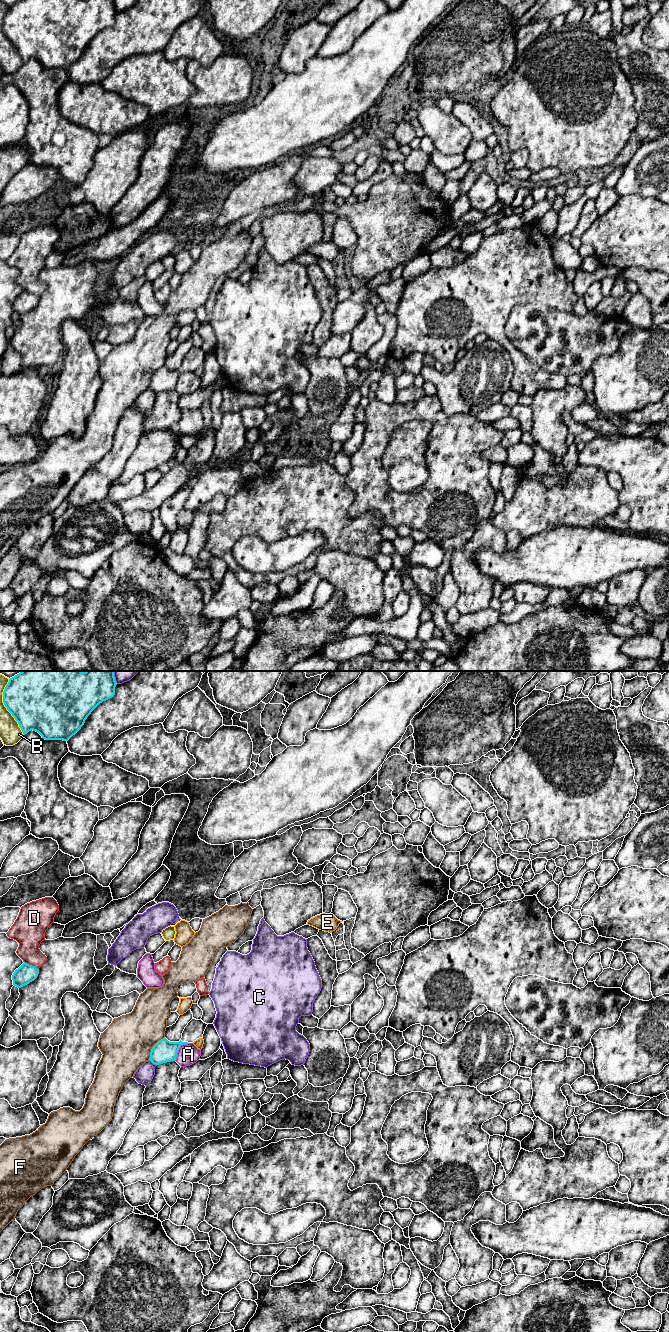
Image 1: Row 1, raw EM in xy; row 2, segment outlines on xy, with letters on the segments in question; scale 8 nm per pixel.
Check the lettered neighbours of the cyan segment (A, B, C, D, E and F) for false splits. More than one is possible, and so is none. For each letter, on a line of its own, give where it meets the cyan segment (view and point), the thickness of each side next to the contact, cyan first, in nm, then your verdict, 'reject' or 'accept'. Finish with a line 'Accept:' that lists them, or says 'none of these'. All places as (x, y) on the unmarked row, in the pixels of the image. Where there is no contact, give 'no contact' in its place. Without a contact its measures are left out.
A: xy (178, 377) | 180/170 nm | reject
B: xy (5, 34) | 440/180 nm | reject
C: xy (153, 391) | 180/140 nm | reject
D: xy (31, 293) | 150/220 nm | reject
E: no contact | reject
F: xy (152, 375) | 180/400 nm | reject
Accept: none of these

